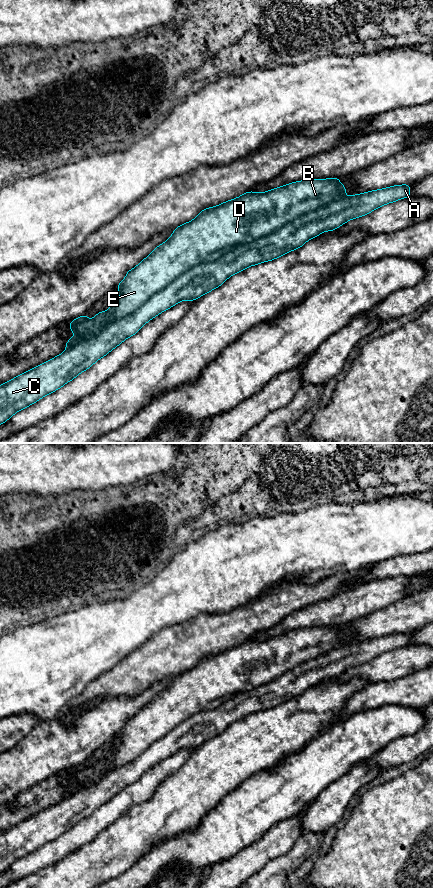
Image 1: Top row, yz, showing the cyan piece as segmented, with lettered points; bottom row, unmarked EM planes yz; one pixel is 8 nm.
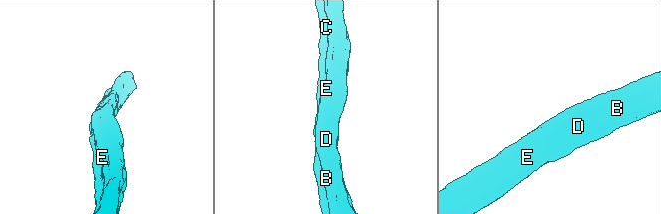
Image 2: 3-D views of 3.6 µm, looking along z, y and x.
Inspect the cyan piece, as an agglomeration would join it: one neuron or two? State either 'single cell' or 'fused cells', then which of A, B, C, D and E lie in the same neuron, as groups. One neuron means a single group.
fused cells | A C / B D E

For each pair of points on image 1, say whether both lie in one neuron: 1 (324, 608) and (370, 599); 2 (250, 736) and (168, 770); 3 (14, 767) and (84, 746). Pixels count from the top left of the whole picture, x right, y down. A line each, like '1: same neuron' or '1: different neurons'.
1: same neuron
2: different neurons
3: same neuron

